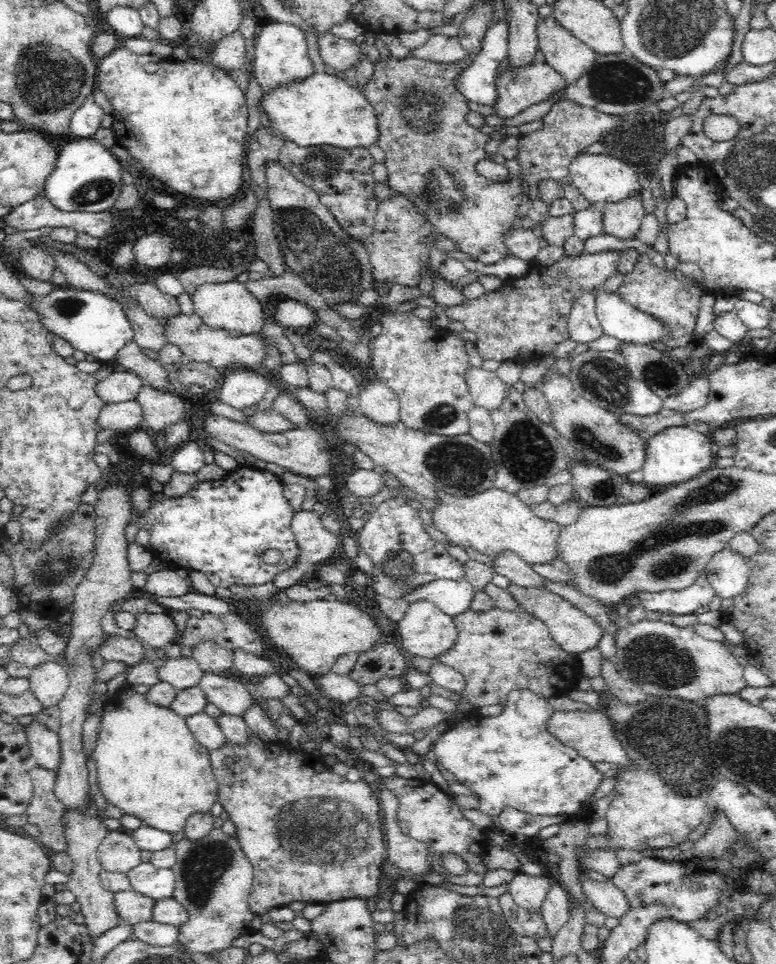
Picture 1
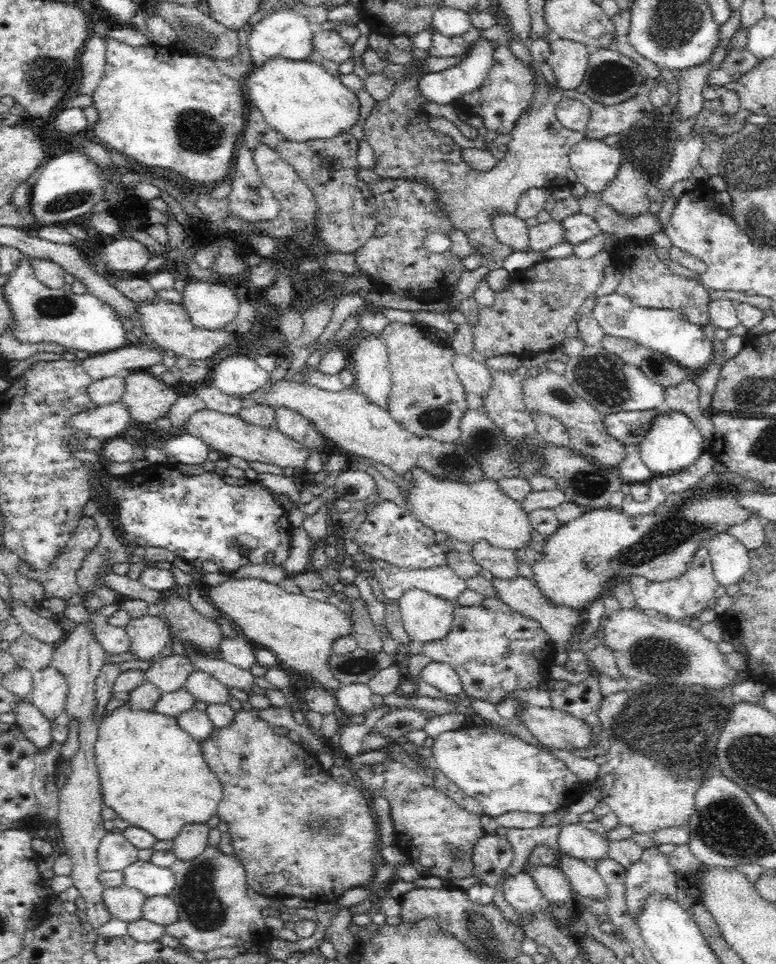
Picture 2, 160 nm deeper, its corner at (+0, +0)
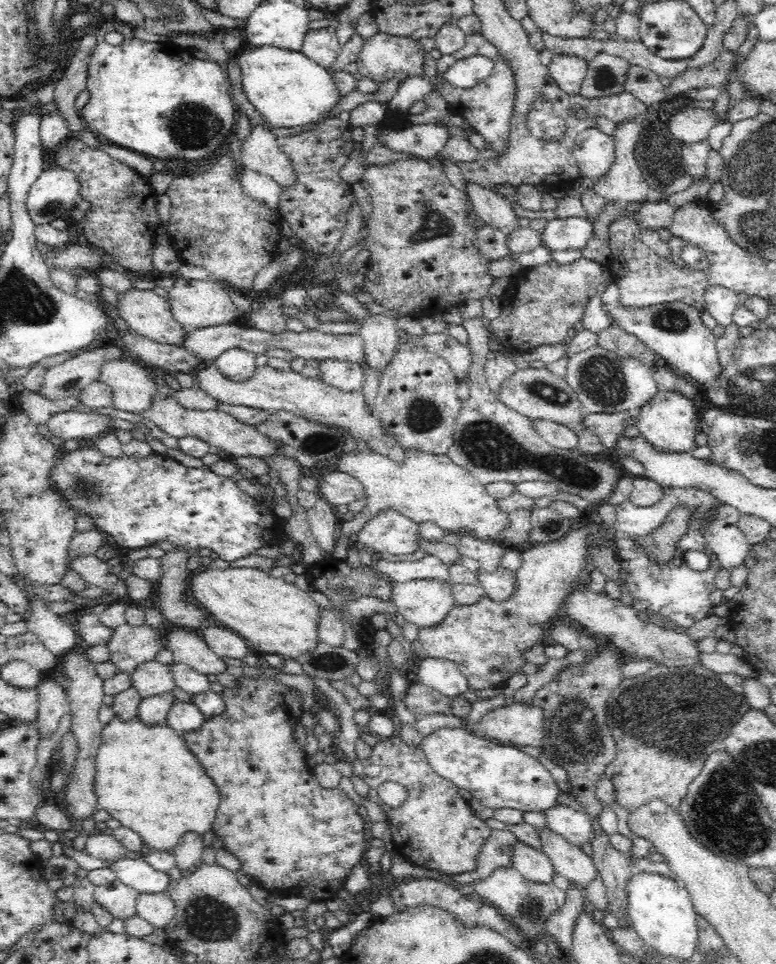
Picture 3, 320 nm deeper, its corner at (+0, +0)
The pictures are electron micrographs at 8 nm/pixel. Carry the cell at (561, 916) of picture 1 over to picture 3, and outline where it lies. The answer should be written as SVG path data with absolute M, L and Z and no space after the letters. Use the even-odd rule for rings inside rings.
M518 841L511 854L511 866L525 879L534 883L552 883L555 868L544 851L533 849L528 844Z

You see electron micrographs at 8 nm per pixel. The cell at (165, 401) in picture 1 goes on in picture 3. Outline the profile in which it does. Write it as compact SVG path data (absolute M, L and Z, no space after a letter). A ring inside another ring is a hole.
M124 359L107 360L97 380L111 388L112 406L126 412L139 413L150 408L153 396L158 394L154 377L137 362Z

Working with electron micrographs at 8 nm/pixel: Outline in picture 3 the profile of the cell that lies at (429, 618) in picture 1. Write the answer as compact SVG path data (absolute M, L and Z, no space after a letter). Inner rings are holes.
M386 577L386 579L391 582L391 600L396 607L397 613L402 615L406 621L415 624L419 630L434 628L434 626L442 624L442 620L448 616L451 608L454 608L455 600L452 596L452 584L446 583L446 581L416 579L401 583L390 577Z

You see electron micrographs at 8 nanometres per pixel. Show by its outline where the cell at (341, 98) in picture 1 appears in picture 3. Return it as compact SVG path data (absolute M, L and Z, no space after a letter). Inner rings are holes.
M244 45L236 54L236 59L248 100L272 128L312 124L330 111L341 97L332 74L302 54L301 50L294 52L270 45Z

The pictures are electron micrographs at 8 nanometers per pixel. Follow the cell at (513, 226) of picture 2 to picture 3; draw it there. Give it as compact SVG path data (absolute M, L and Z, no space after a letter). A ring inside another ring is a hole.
M466 182L466 195L470 198L475 214L485 225L498 228L506 236L519 228L519 218L512 210L510 201L497 192L474 182Z

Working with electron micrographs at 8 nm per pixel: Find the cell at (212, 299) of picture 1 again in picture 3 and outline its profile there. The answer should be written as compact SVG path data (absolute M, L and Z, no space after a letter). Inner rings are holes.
M178 277L174 286L168 291L167 301L176 322L179 322L185 332L192 332L197 328L206 328L212 325L221 325L240 322L240 312L236 305L232 303L228 292L217 280L186 280Z

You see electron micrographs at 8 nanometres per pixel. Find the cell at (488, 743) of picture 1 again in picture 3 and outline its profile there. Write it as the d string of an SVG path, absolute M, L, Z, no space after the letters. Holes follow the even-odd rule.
M438 728L423 737L421 749L432 771L446 778L458 788L465 788L484 806L513 808L522 812L542 812L555 805L560 788L538 759L534 759L512 745L496 745L464 728Z

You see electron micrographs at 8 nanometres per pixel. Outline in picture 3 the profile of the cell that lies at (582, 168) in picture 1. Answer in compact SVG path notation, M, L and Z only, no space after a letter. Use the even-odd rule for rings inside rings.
M598 127L578 133L573 145L573 158L582 177L600 180L614 163L616 148L608 134Z

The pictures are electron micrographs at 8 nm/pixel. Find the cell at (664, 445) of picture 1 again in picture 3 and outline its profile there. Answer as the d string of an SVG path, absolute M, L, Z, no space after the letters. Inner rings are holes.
M660 389L646 404L639 408L638 429L640 434L650 445L656 449L666 452L692 452L696 448L694 436L699 432L699 418L701 413L701 403L692 401L690 397L670 389L662 391Z

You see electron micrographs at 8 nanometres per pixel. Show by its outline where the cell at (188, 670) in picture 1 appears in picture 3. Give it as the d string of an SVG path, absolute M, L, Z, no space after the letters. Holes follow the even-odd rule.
M154 659L140 664L132 676L132 687L138 691L140 699L146 699L165 693L172 693L176 688L172 669Z

